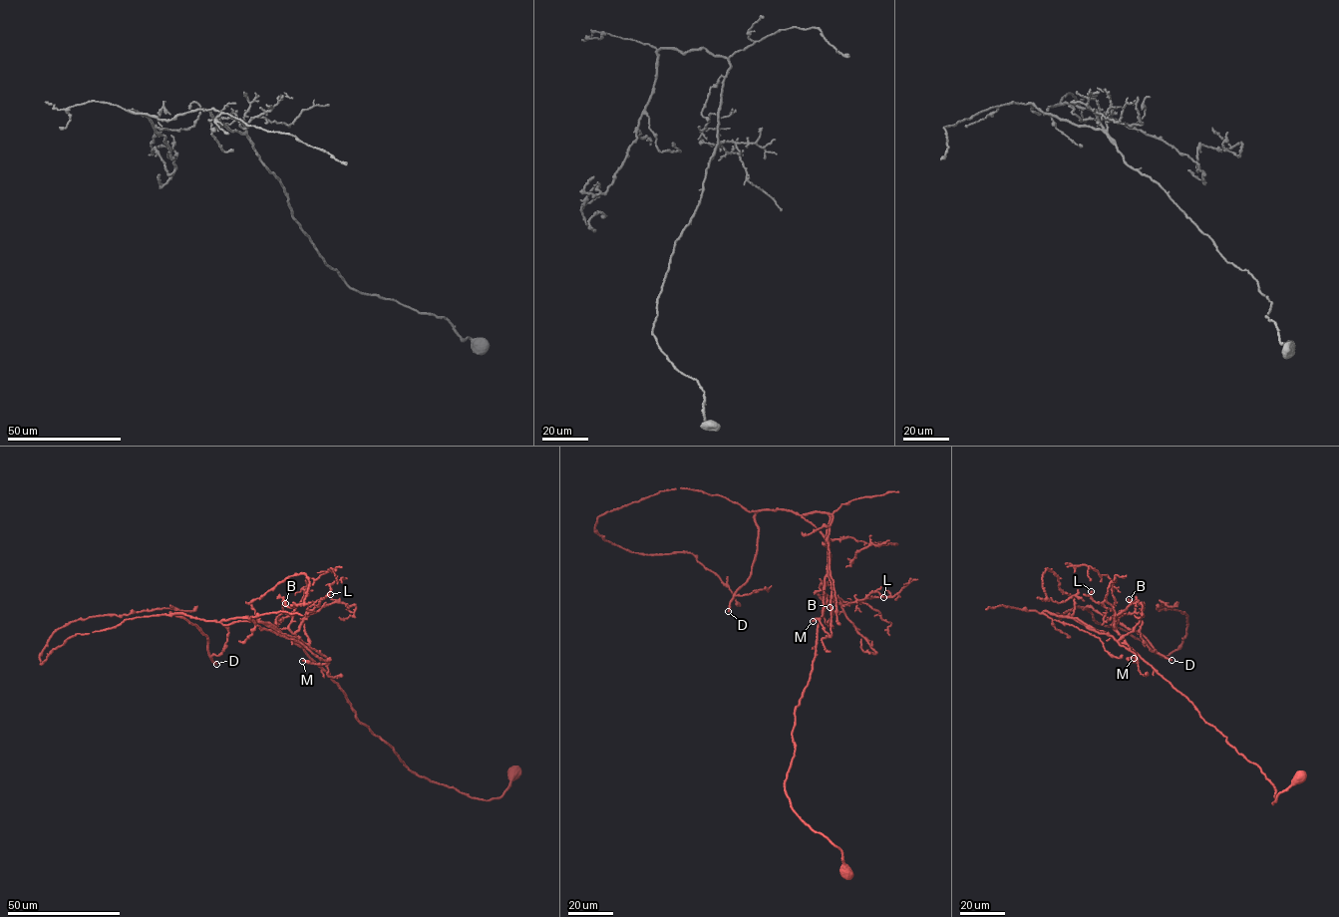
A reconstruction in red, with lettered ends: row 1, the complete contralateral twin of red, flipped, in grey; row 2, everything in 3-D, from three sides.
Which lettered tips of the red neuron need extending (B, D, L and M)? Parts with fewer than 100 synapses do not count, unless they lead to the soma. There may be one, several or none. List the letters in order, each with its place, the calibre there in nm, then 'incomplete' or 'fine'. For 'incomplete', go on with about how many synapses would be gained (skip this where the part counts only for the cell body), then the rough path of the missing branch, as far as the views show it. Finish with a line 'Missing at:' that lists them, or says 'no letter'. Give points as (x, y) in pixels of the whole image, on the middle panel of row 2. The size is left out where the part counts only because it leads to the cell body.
B: (830, 607) | 150 nm | fine
D: (728, 611) | 280 nm | incomplete | 100 syn | (728, 611), (716, 669), (721, 670), (687, 674), (687, 668), (703, 668), (721, 652), (731, 653), (742, 640)
L: (883, 597) | 320 nm | fine
M: (813, 621) | 190 nm | fine
Missing at: D

